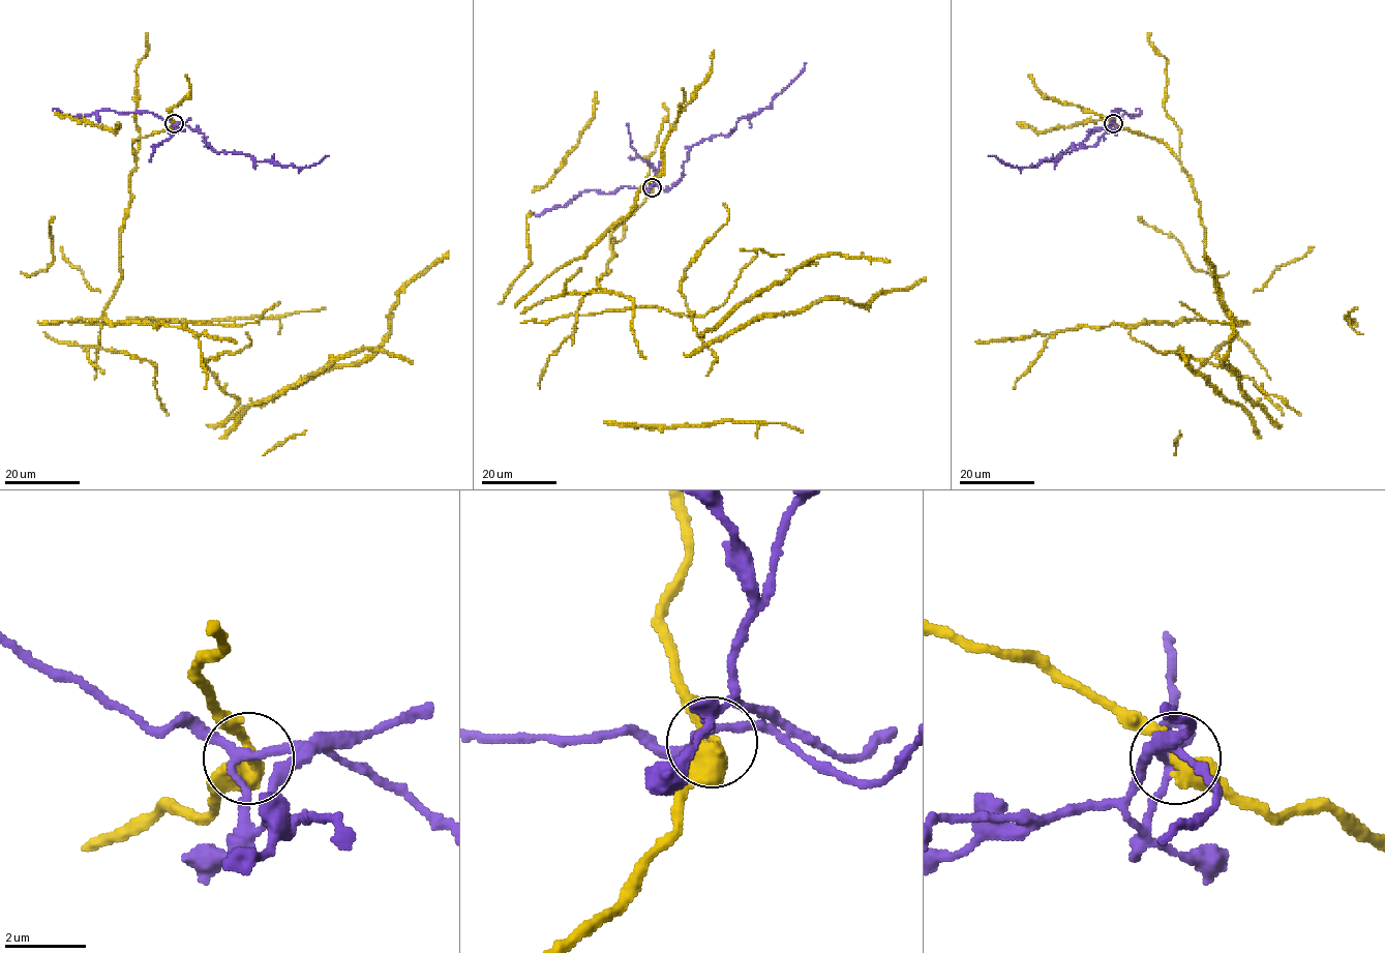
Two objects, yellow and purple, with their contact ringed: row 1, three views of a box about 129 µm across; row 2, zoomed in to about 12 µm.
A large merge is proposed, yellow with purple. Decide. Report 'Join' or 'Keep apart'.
Keep apart

